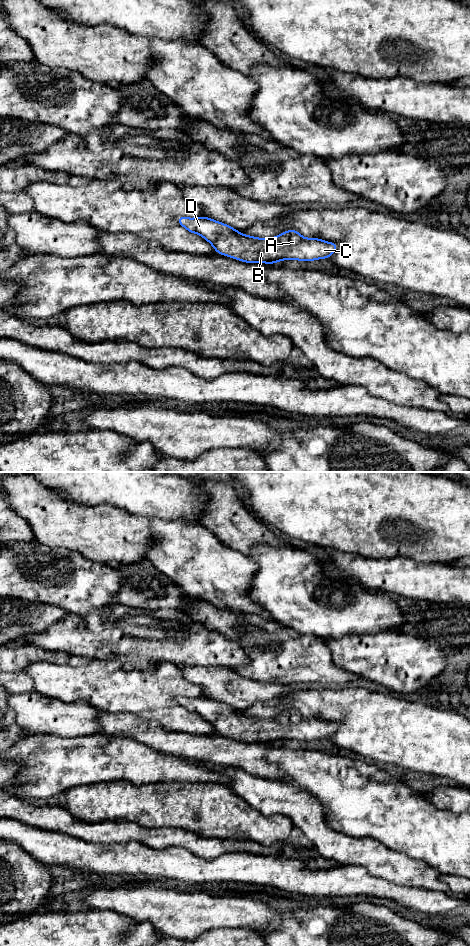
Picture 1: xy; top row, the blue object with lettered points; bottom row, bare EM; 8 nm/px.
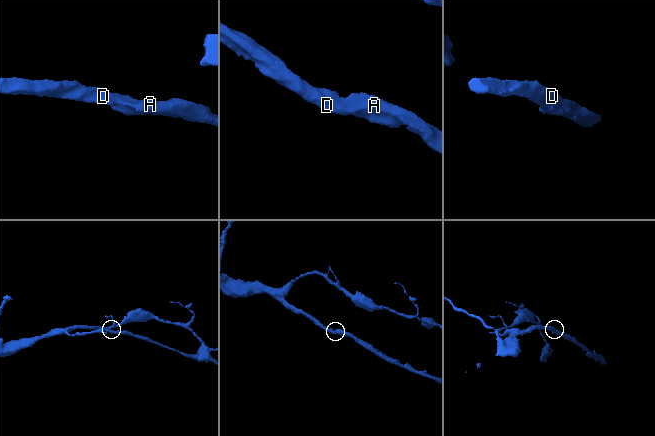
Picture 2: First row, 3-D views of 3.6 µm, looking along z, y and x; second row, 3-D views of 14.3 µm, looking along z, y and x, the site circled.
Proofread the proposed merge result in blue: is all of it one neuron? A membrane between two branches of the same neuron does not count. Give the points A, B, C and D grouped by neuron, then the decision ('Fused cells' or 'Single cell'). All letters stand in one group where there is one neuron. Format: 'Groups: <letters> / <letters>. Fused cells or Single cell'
Groups: A B C D. Single cell

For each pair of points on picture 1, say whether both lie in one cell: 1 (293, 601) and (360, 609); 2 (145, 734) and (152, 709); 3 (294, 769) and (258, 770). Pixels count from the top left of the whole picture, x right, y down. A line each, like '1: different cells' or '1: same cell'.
1: same cell
2: different cells
3: different cells

